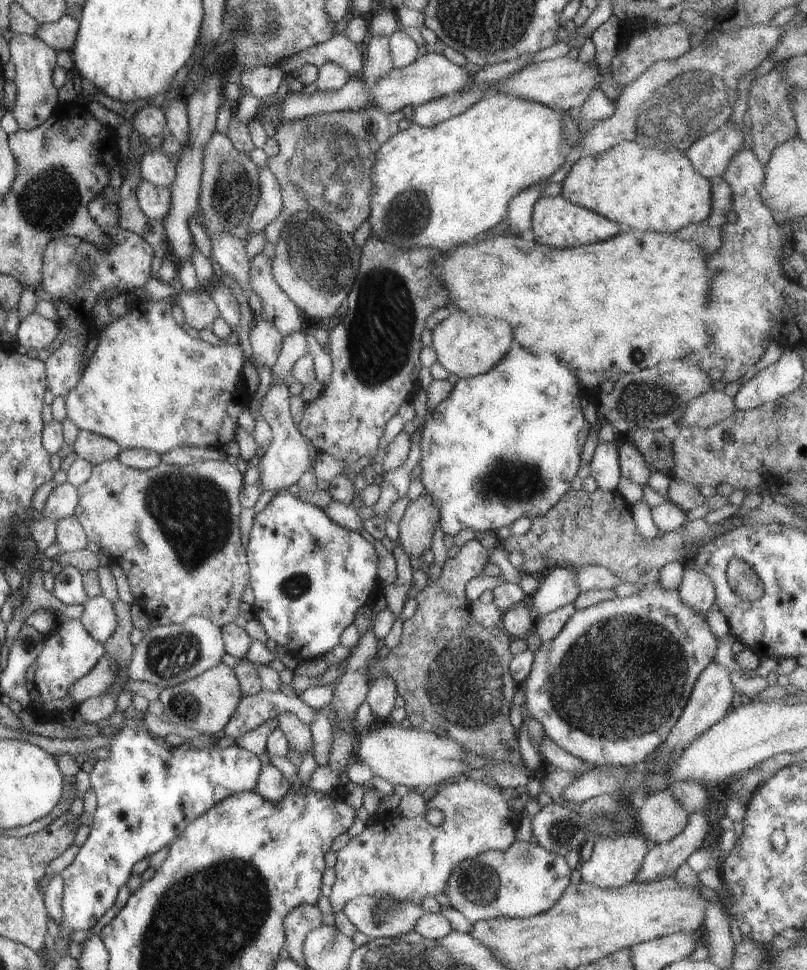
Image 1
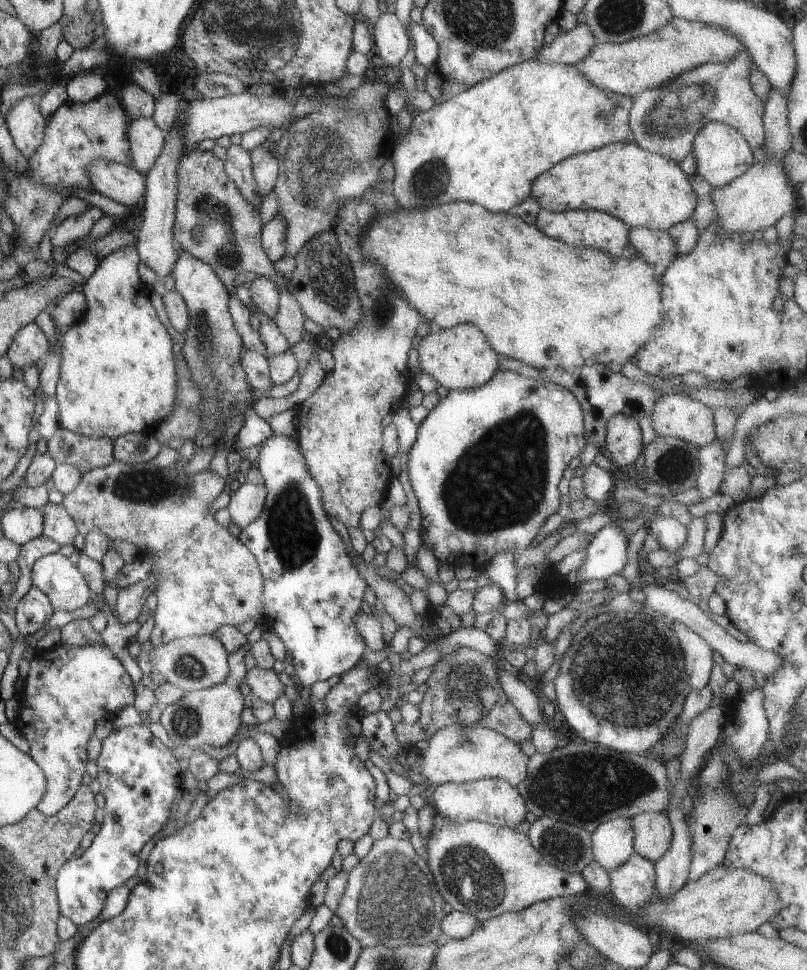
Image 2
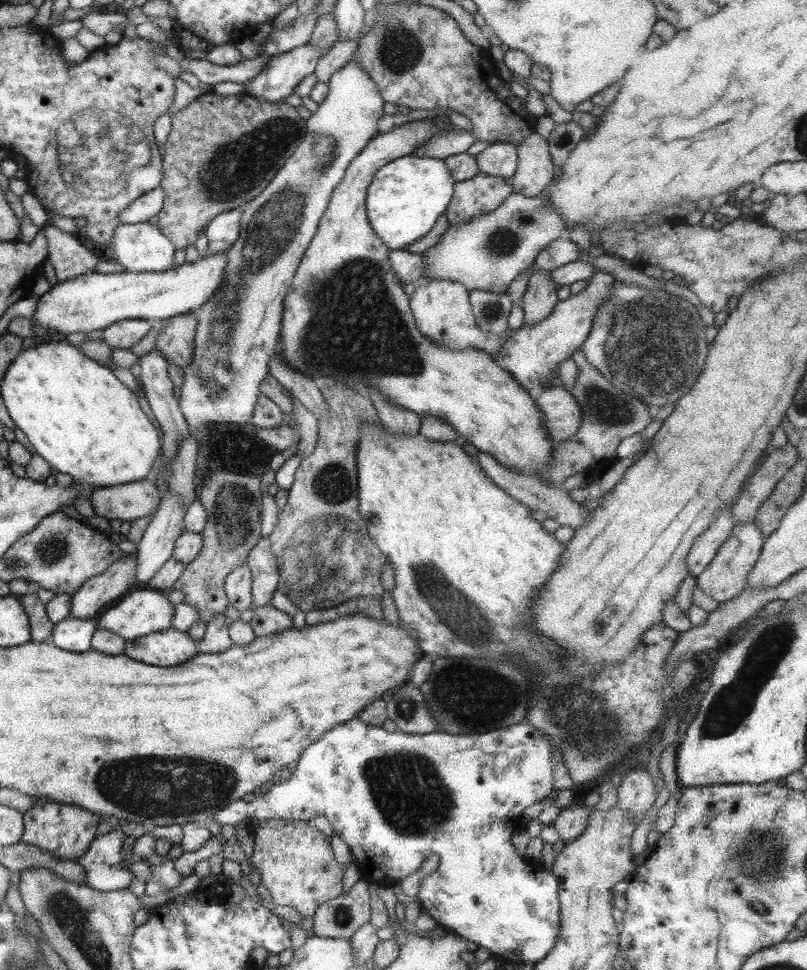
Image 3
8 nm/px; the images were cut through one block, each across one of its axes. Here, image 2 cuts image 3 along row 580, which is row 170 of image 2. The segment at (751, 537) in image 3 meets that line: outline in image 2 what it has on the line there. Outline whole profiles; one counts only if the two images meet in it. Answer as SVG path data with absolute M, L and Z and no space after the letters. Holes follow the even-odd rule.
M717 121L706 122L692 140L691 153L695 158L696 174L711 187L722 187L745 172L754 162L752 150L742 134L733 127Z

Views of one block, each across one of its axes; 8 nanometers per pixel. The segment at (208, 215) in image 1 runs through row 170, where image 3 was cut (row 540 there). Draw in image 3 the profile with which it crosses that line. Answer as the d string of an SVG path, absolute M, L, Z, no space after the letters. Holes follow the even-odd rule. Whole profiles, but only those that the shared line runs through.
M223 470L208 471L207 475L203 476L199 482L196 499L207 512L206 523L200 532L202 545L197 556L184 565L179 578L172 585L183 595L182 602L192 606L197 611L198 620L203 623L209 622L216 614L225 616L233 614L223 590L224 580L234 568L245 564L247 555L261 537L260 512L262 508L259 485L259 478L256 476L229 473Z

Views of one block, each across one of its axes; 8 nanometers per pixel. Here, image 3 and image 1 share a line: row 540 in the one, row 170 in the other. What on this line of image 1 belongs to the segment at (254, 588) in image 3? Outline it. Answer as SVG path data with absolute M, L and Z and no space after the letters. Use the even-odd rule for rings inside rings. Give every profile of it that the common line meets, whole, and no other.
M266 166L258 170L258 183L258 199L248 218L246 238L249 238L253 233L263 231L281 210L282 198L279 185Z

